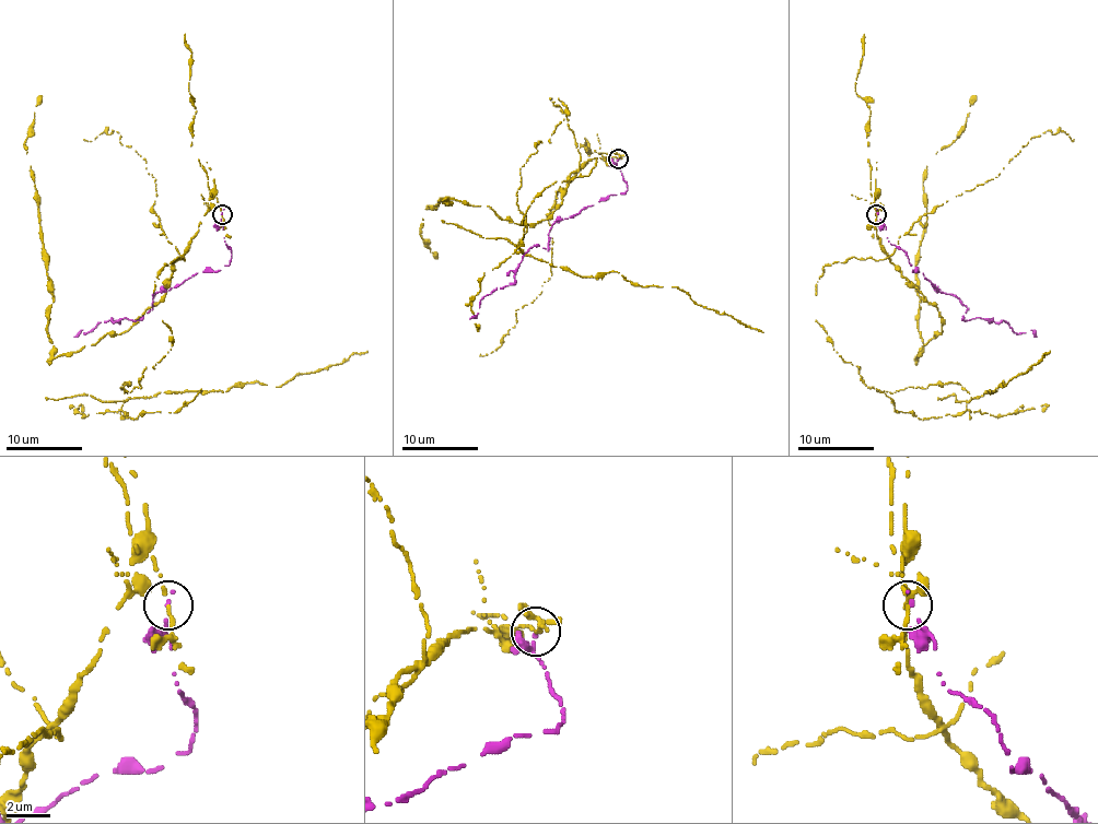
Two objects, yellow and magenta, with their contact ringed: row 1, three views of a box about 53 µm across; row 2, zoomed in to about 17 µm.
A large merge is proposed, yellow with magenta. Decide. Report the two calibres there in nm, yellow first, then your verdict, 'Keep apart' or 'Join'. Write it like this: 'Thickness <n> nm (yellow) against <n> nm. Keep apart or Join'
Thickness 240 nm (yellow) against 160 nm. Keep apart

